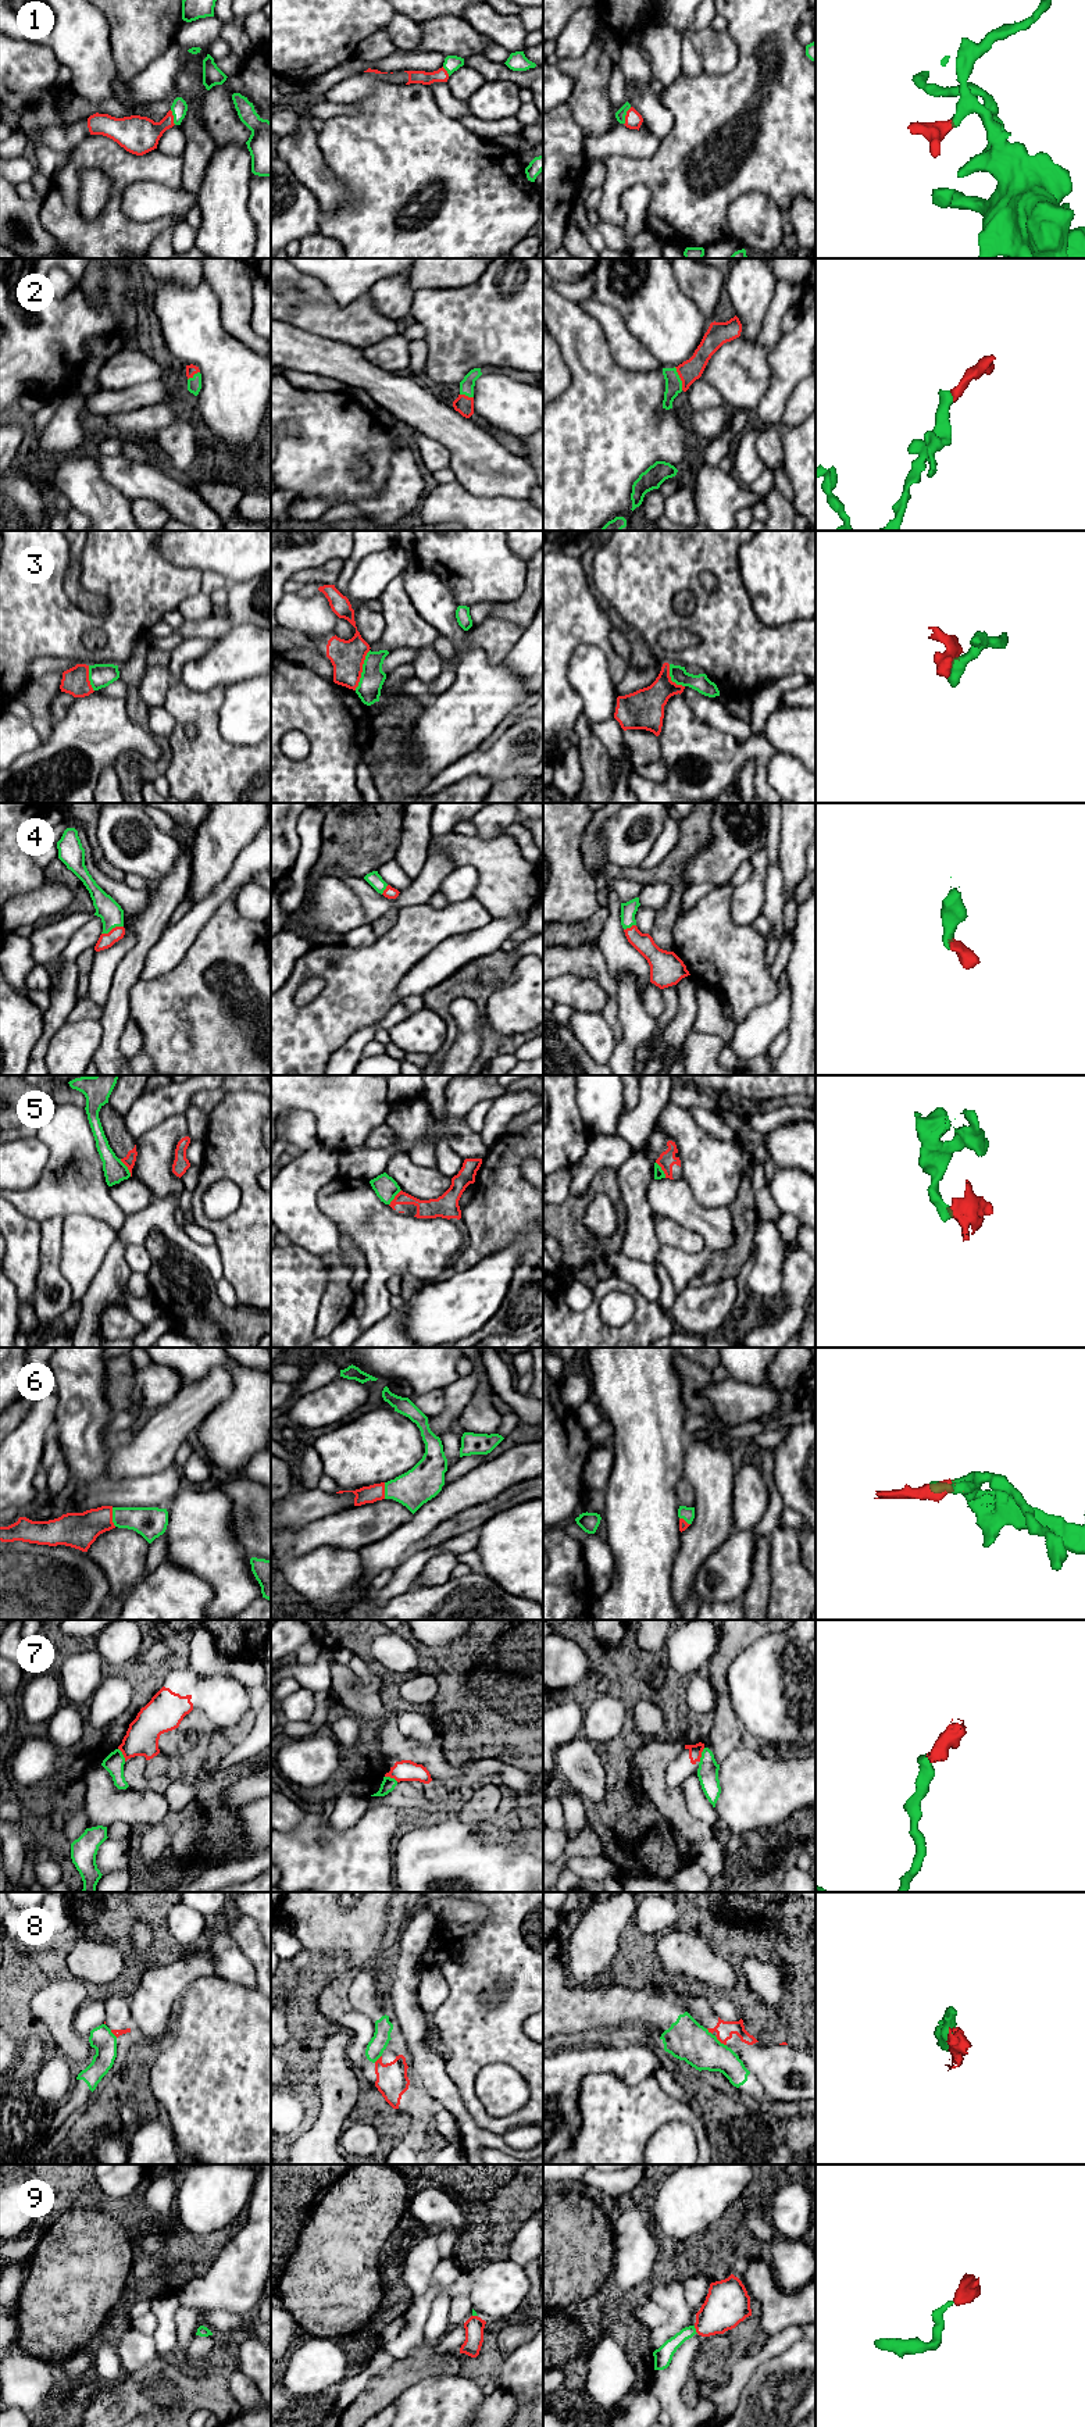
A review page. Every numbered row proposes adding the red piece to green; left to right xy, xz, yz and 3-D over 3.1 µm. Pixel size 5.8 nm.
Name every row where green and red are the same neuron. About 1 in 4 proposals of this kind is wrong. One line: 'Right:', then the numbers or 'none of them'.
Right: 1, 2, 4, 6, 9

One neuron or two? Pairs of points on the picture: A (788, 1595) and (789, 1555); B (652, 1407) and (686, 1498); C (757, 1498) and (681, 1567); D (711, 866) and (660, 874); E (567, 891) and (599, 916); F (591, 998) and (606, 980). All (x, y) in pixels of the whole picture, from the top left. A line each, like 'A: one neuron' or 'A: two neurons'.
A: one neuron
B: two neurons
C: two neurons
D: two neurons
E: two neurons
F: two neurons

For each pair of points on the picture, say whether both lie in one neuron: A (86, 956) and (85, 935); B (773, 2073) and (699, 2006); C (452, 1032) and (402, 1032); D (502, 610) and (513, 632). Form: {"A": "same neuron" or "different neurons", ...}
{"A": "different neurons", "B": "same neuron", "C": "different neurons", "D": "different neurons"}

